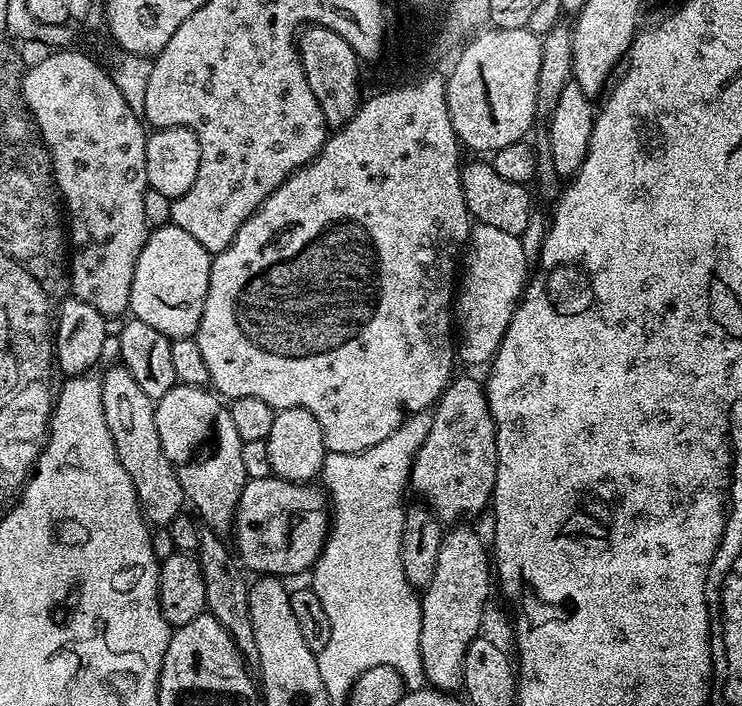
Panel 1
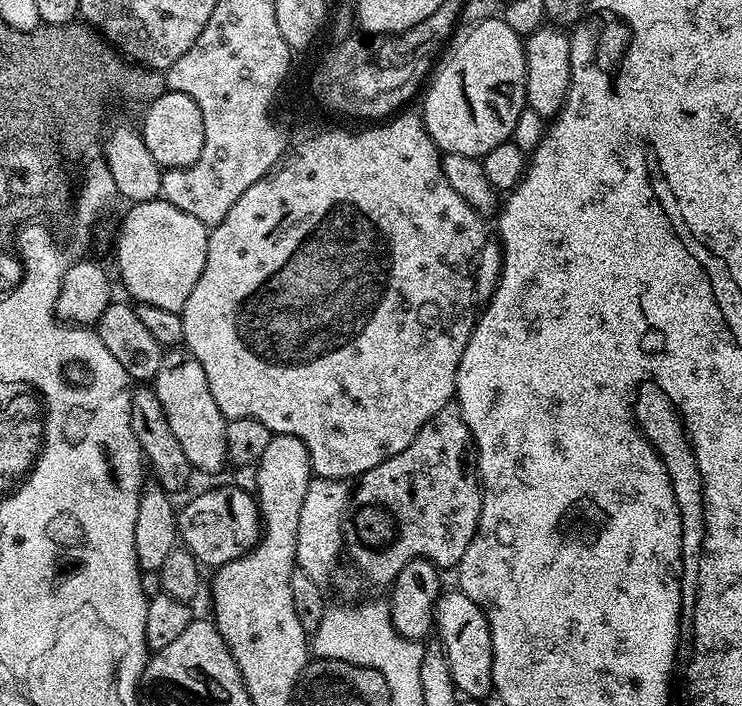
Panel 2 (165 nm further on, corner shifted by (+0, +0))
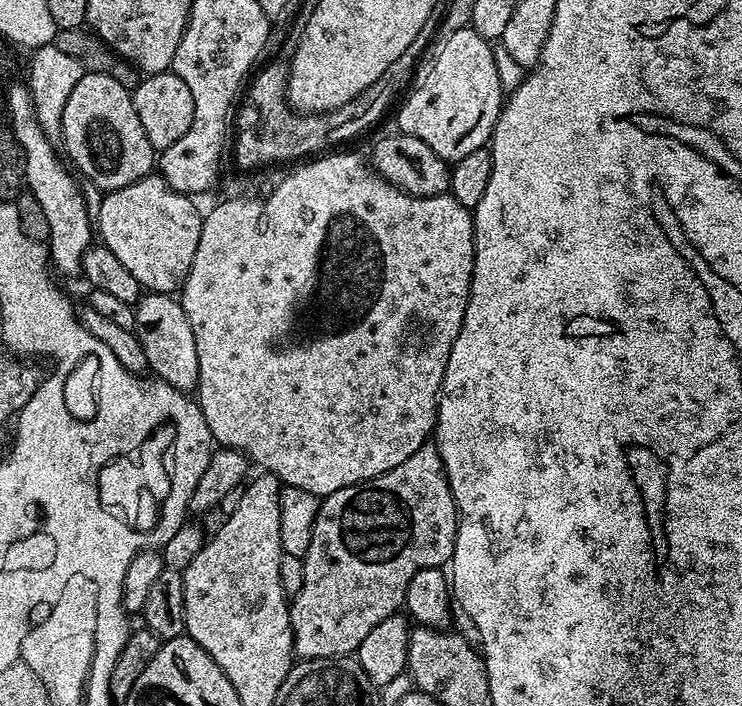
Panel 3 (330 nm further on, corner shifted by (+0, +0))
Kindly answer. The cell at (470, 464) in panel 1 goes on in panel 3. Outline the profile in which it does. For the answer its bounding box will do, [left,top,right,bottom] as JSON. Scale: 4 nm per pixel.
[288,442,460,660]

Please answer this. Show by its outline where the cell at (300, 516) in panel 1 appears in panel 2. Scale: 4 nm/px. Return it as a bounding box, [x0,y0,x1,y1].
[176,486,262,570]

